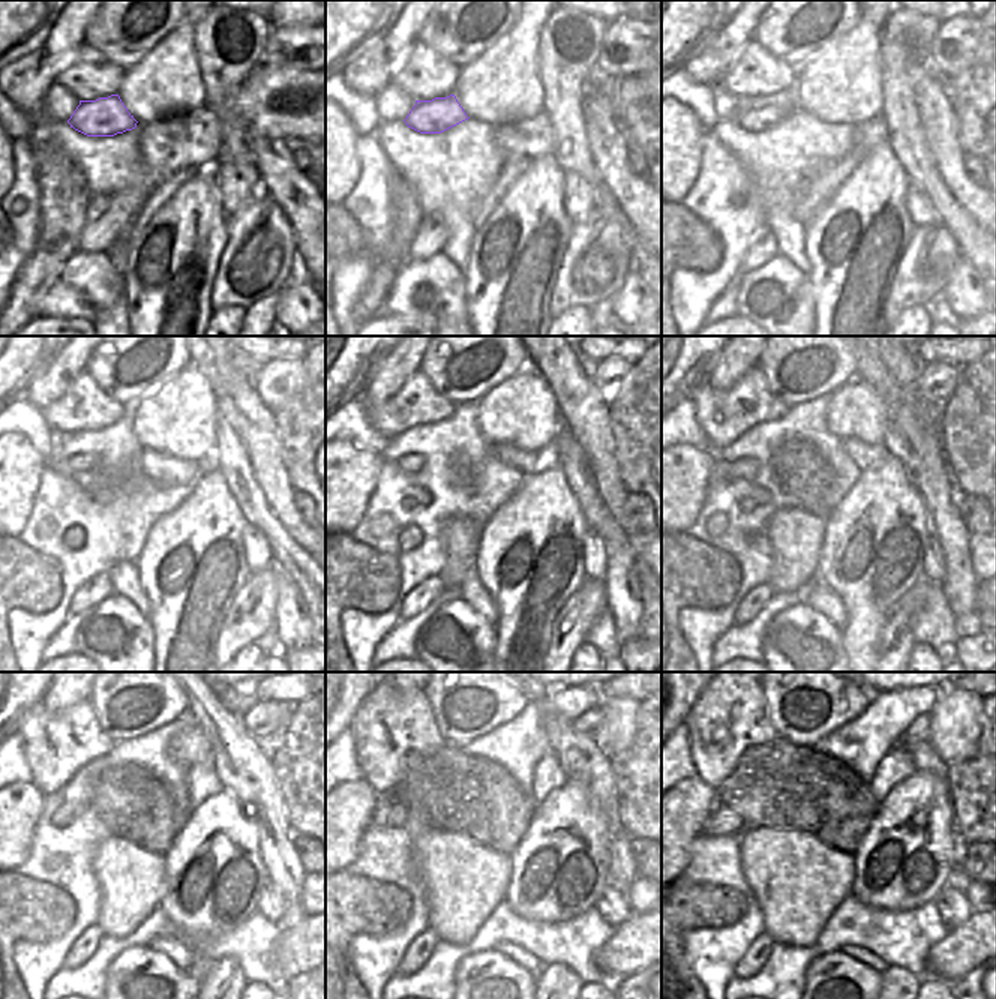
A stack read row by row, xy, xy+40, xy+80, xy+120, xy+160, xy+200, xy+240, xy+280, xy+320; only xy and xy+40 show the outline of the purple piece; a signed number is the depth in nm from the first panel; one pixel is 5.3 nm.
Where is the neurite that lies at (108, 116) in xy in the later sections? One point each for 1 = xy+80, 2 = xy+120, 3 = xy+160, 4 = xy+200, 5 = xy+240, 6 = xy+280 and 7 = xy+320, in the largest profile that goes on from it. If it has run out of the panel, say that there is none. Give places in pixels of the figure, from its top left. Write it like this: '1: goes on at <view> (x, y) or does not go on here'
1: goes on at xy+80 (759, 120)
2: goes on at xy+120 (78, 462)
3: goes on at xy+160 (410, 462)
4: goes on at xy+200 (746, 467)
5: goes on at xy+240 (63, 815)
6: goes on at xy+280 (396, 816)
7: goes on at xy+320 (722, 821)

